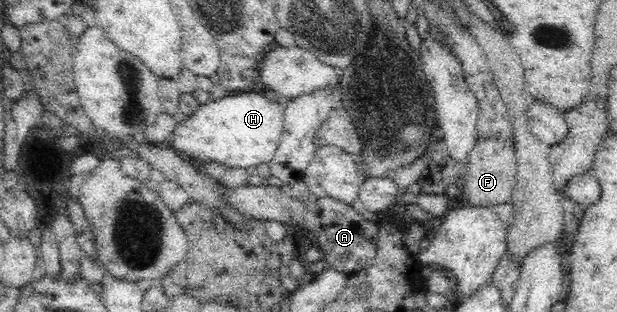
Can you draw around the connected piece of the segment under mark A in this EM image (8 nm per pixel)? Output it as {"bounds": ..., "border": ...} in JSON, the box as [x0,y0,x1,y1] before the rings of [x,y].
{"bounds":[217,181,379,275],"border":[[[241,181],[229,188],[219,185],[217,191],[221,199],[247,218],[278,221],[312,231],[317,237],[319,249],[323,252],[324,261],[336,271],[350,275],[366,271],[374,263],[378,252],[379,229],[375,223],[356,212],[352,205],[331,197],[319,197],[316,200],[291,198],[285,195],[280,187],[265,183],[248,186]]]}

